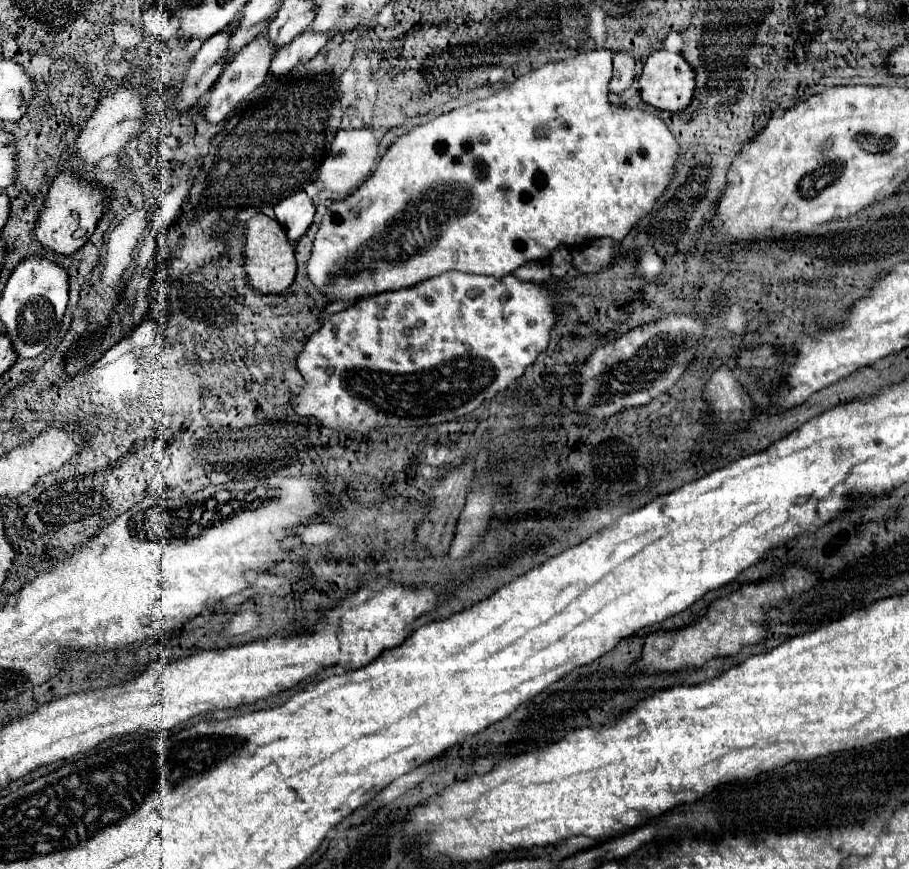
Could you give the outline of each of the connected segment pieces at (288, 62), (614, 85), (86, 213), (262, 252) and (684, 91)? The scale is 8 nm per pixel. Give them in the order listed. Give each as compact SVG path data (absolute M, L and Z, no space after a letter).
M305 31L305 33L297 35L297 39L293 39L293 43L285 45L283 49L279 49L275 53L275 57L271 59L269 77L271 79L287 77L297 65L313 59L319 53L319 49L327 43L327 39L329 39L329 35L311 33L311 31Z
M629 51L613 53L613 77L609 83L611 93L623 93L635 81L635 57Z
M61 173L49 187L45 205L39 211L37 223L33 227L33 237L39 245L57 255L71 255L89 241L97 221L103 215L103 209L107 207L107 201L109 199L101 193L101 189L85 187L75 175Z
M257 213L245 223L245 273L249 287L253 287L257 293L269 295L269 293L283 293L295 279L295 257L293 247L287 241L287 235L283 227L277 223L277 219L271 219L263 213Z
M655 51L651 53L641 69L639 75L639 87L641 87L641 99L657 109L665 109L665 111L683 111L691 97L693 97L693 89L695 89L695 75L693 69L689 67L689 63L679 55L679 53L671 53L671 51Z

